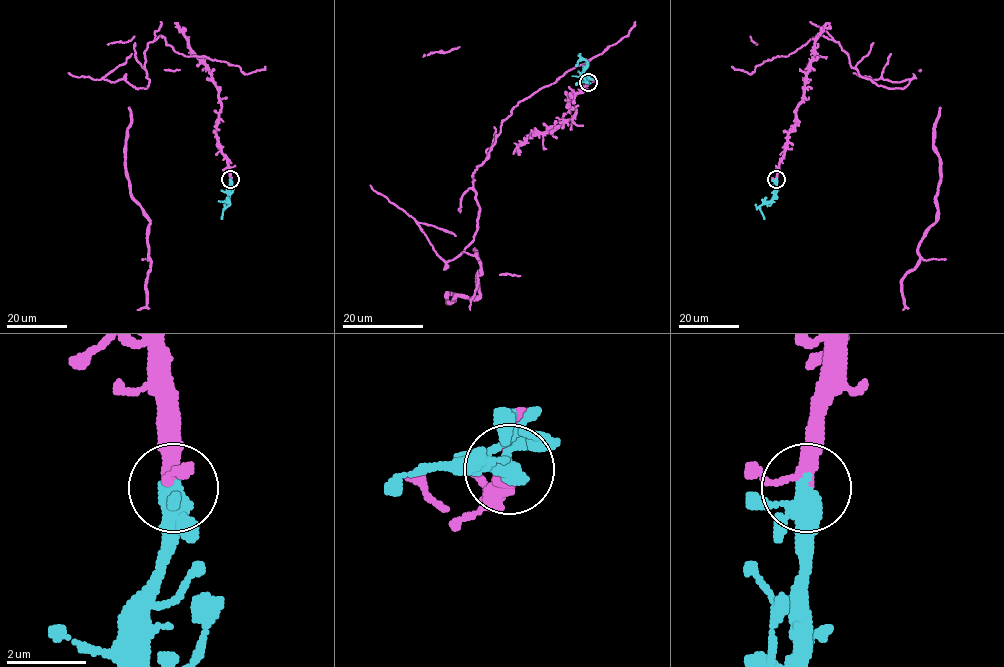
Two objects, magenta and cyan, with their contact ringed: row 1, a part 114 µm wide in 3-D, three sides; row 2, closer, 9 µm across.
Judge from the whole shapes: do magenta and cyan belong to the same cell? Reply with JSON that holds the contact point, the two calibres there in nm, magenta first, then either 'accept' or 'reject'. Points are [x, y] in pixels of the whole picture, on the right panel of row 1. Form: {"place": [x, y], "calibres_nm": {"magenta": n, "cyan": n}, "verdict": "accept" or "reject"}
{"place": [776, 179], "calibres_nm": {"magenta": 280, "cyan": 320}, "verdict": "accept"}

